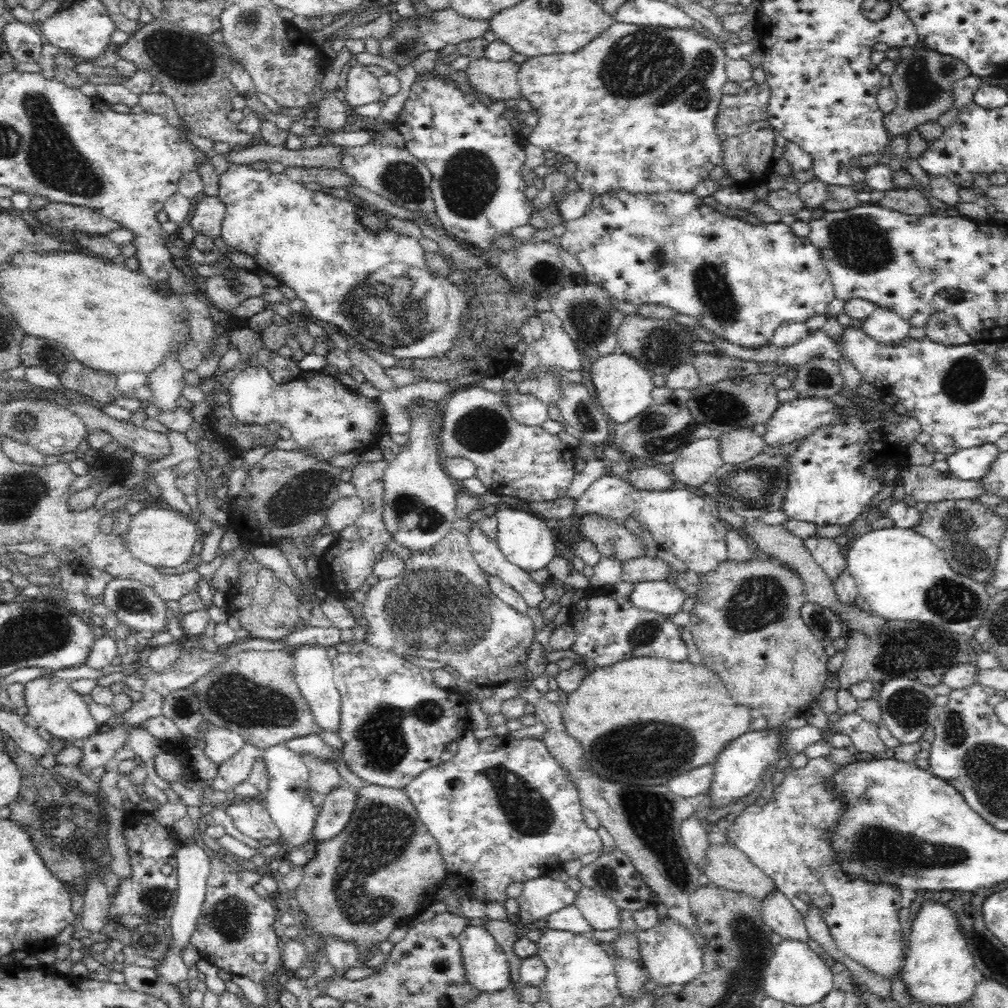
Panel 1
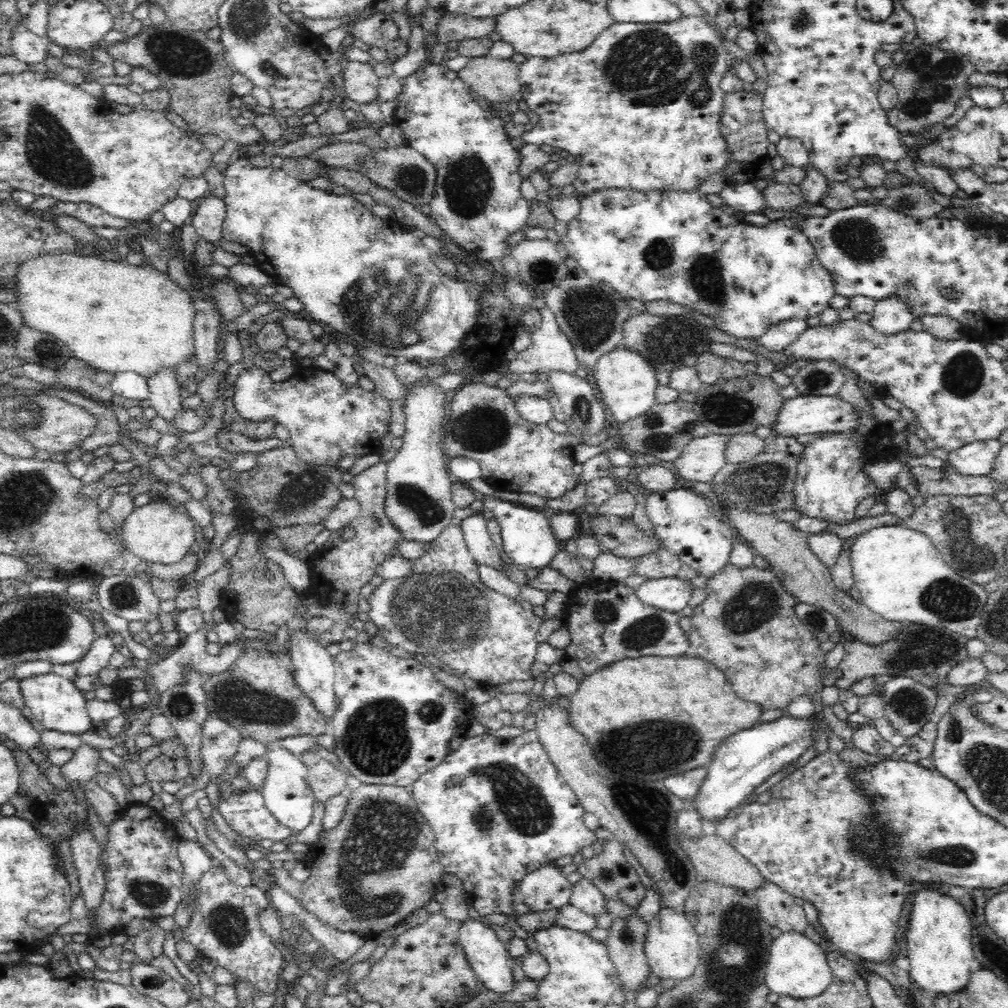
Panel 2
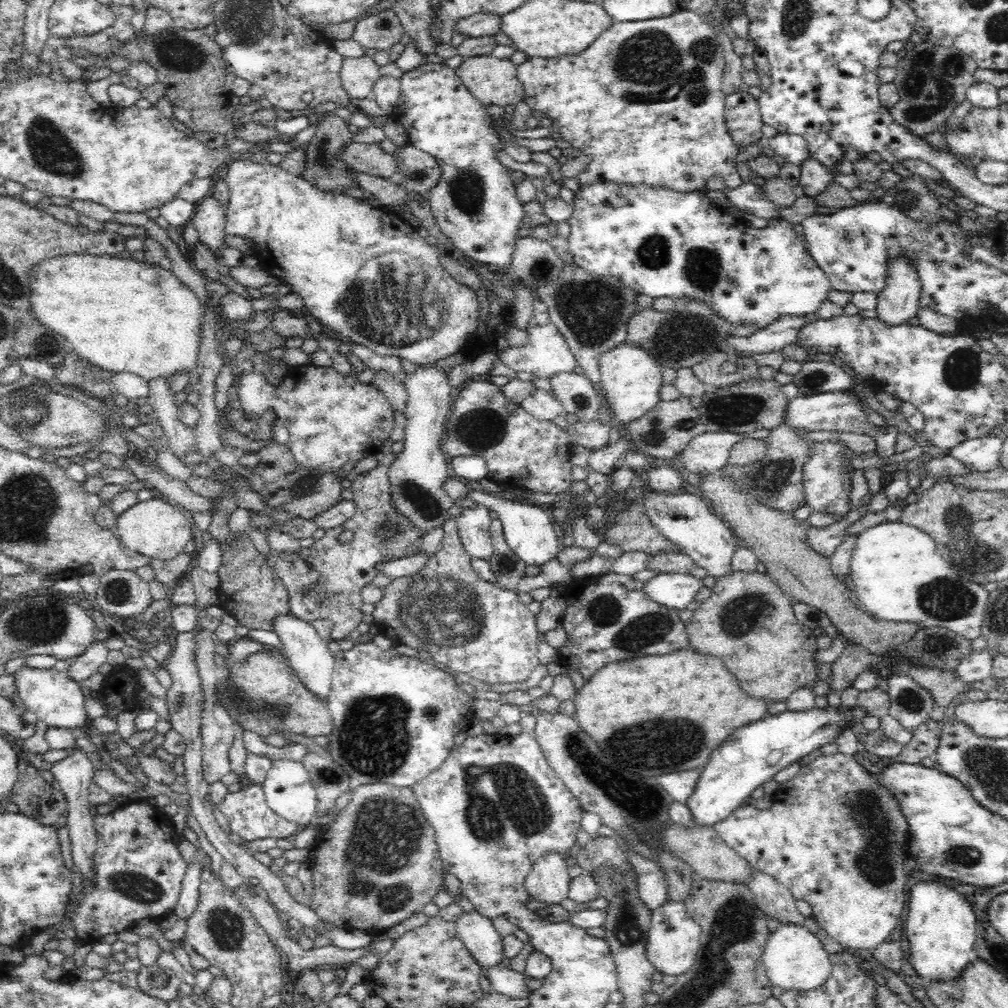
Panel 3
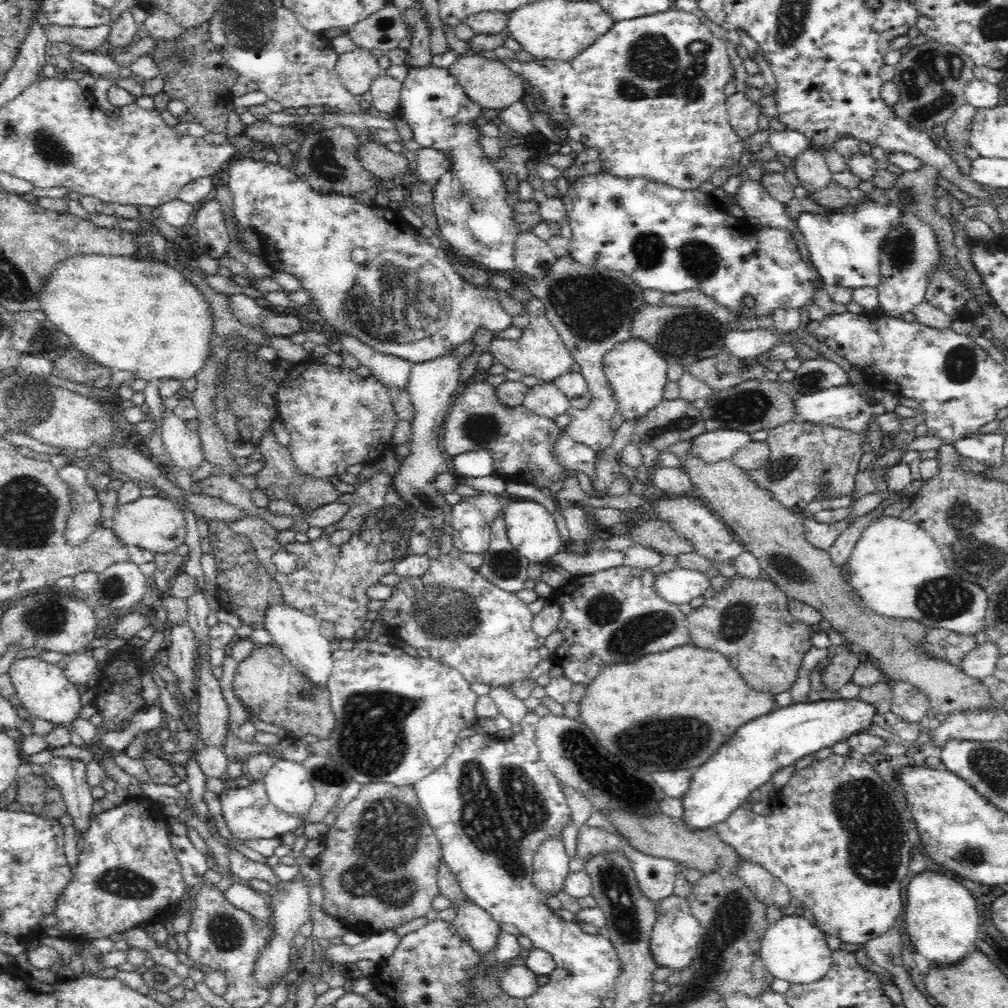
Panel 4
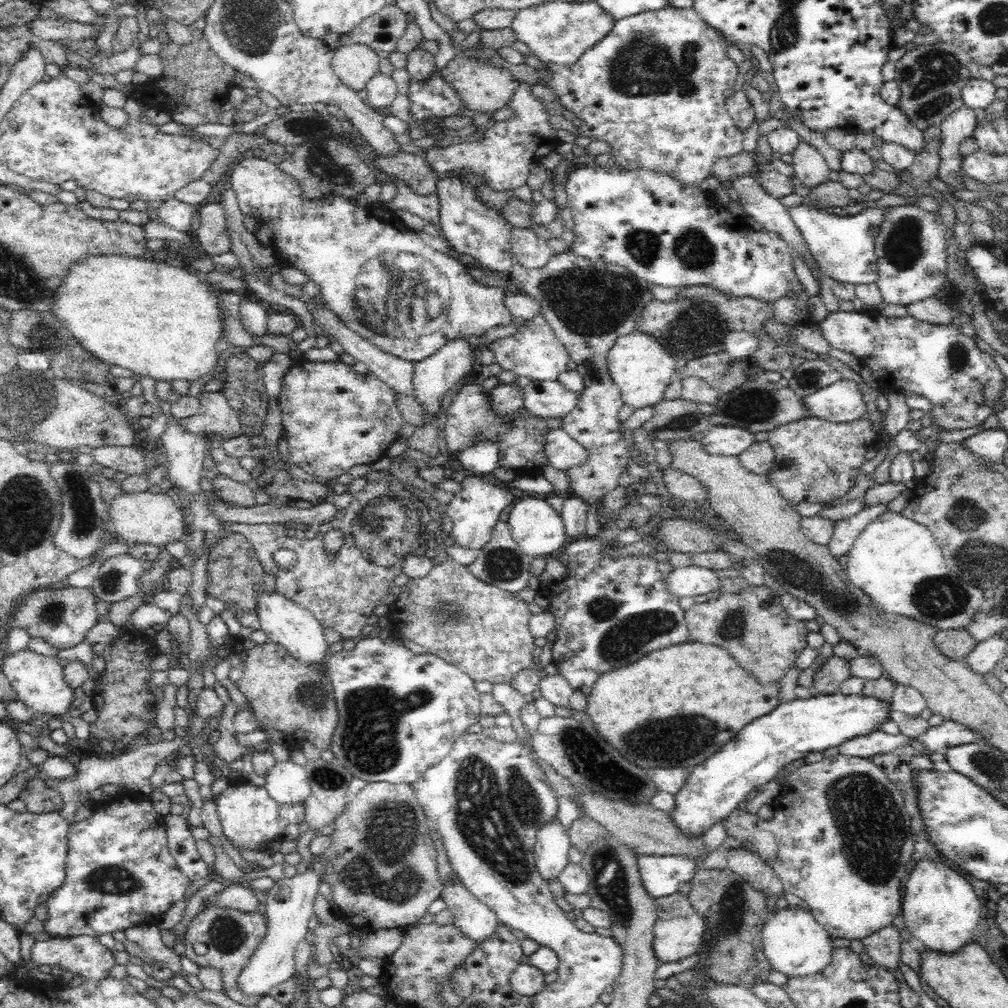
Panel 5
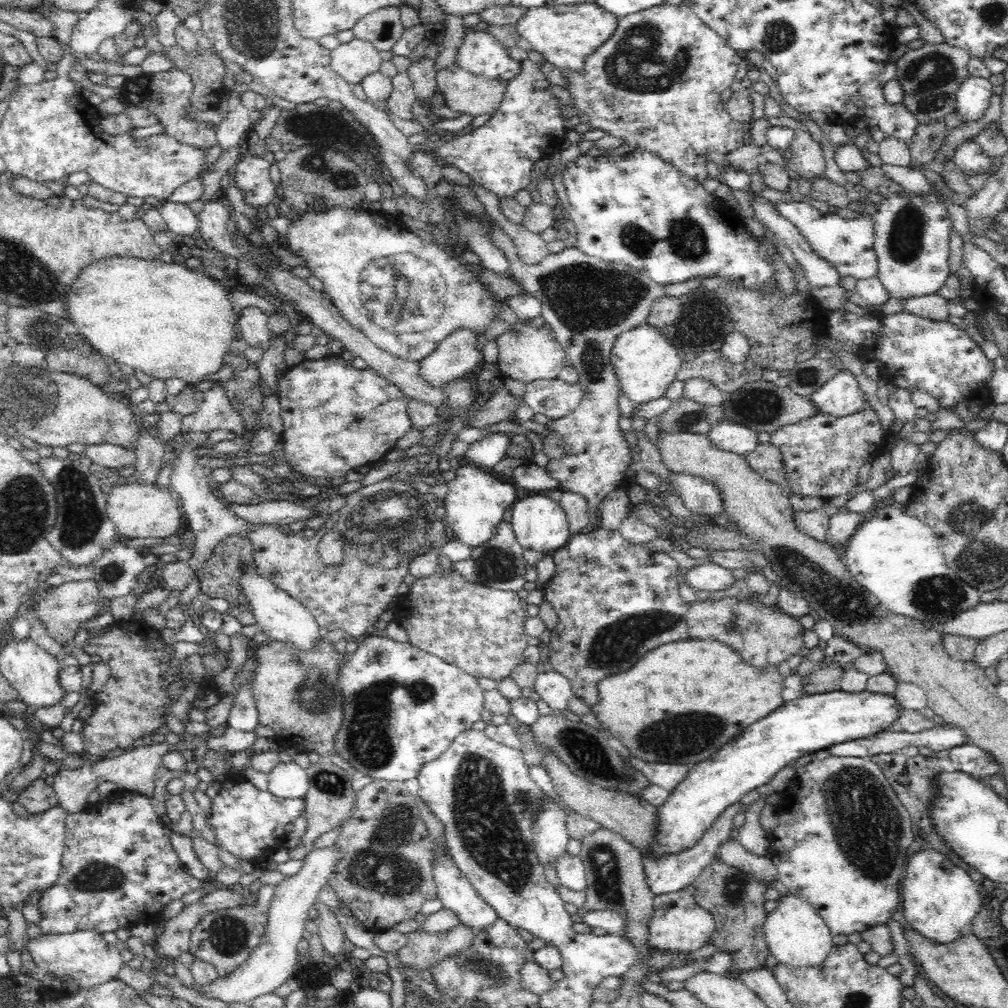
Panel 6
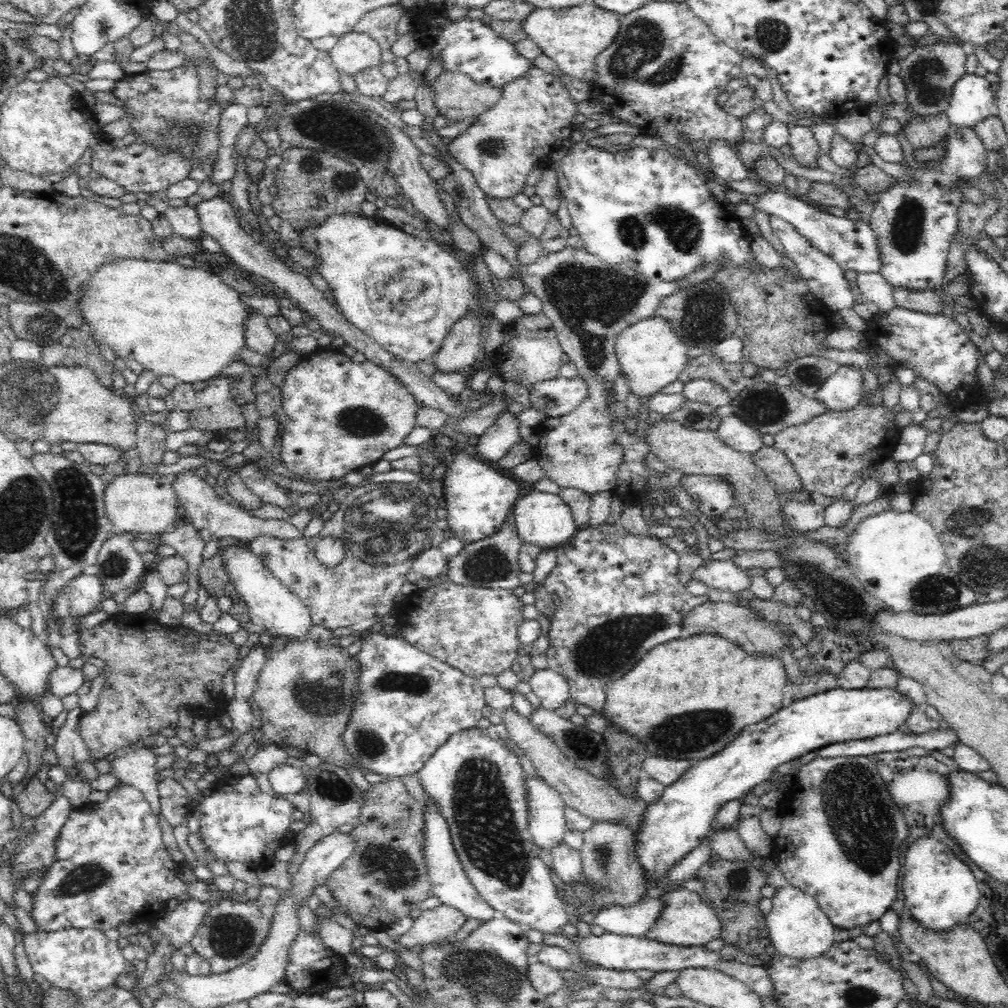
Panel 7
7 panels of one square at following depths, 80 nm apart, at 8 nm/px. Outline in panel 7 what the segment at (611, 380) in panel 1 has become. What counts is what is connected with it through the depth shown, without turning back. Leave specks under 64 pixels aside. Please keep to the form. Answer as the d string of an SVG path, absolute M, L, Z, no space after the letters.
M654 316L640 320L622 331L616 341L616 356L620 361L620 372L629 380L629 390L636 396L652 396L662 392L661 388L674 382L691 359L688 345L672 328L670 321Z

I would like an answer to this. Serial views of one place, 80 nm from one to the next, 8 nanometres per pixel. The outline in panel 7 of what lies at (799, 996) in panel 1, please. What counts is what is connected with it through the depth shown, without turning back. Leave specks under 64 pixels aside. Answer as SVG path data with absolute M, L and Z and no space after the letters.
M786 885L776 890L771 898L772 909L765 918L769 938L778 953L798 959L807 959L821 955L834 944L834 930L828 915L816 903L812 895L792 886Z

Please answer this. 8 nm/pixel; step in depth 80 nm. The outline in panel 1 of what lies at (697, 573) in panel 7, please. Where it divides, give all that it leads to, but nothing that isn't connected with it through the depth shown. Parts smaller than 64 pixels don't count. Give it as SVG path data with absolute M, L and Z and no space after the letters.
M664 579L636 583L629 597L640 610L672 616L682 610L686 593L676 583Z

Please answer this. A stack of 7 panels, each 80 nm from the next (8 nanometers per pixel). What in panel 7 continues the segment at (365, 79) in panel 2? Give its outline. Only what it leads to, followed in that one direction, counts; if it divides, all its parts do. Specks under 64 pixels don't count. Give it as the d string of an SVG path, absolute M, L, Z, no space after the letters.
M350 31L339 37L335 46L329 50L329 55L340 73L353 77L365 68L381 67L382 51L368 34Z

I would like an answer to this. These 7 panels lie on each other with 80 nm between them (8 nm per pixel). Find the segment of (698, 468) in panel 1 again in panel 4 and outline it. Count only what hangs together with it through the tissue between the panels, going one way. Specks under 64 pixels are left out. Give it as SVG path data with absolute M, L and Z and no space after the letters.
M716 429L694 438L690 454L702 458L708 465L732 459L732 456L750 442L750 433L736 429Z

